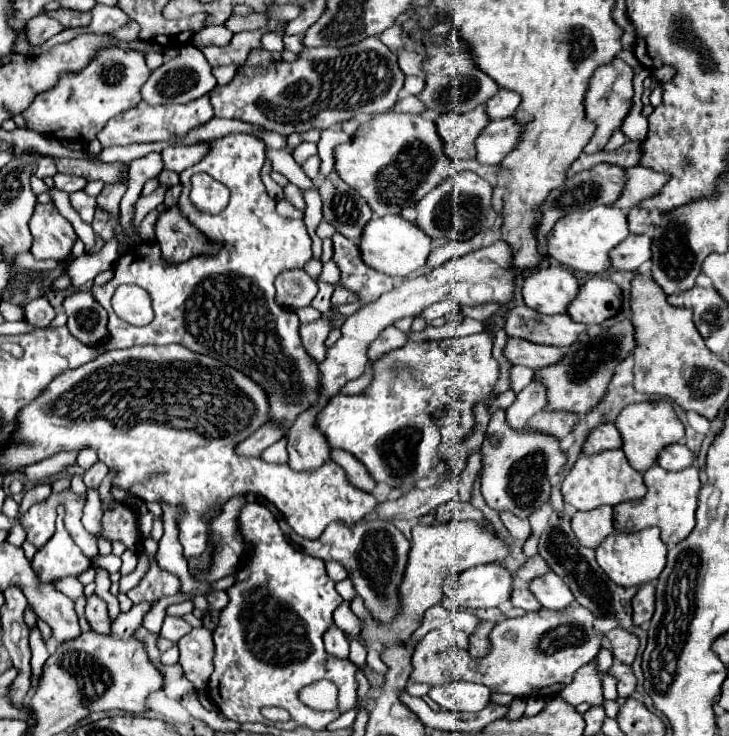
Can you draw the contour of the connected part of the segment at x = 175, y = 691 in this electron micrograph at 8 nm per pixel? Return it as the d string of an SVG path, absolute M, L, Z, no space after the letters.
M158 663L156 667L158 667L158 671L160 671L162 677L164 677L162 691L164 691L168 697L180 699L182 695L186 695L188 691L194 689L194 685L182 675L184 671L182 671L182 667L180 667L178 663L176 663L176 665L162 665L162 663Z

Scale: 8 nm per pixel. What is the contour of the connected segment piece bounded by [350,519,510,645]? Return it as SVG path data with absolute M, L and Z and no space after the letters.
M448 521L448 523L434 523L434 525L412 525L412 549L410 549L410 559L406 565L406 575L400 585L400 599L402 599L402 609L398 613L398 619L394 619L392 625L382 625L376 623L370 613L366 613L364 603L360 597L354 597L350 601L350 609L364 621L364 637L368 643L400 643L410 639L410 635L416 631L420 617L424 611L436 603L440 603L444 595L444 581L460 575L462 571L492 563L492 561L502 561L510 555L510 545L496 535L492 525L488 521Z

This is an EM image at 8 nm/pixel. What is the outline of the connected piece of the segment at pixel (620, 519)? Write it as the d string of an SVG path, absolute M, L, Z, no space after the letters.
M660 465L650 467L650 471L644 473L644 485L648 487L648 493L640 501L626 501L614 507L614 527L616 531L622 533L632 533L632 531L642 531L646 527L660 527L662 531L662 541L666 545L676 545L690 531L694 529L694 513L696 513L696 501L698 501L698 491L702 487L698 479L698 469L688 467L682 471L666 471Z

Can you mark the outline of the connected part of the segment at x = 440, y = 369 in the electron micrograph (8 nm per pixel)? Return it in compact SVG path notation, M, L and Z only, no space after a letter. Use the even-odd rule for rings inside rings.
M482 331L468 337L440 339L426 343L406 343L402 349L390 351L372 365L374 379L370 387L360 395L336 393L316 415L314 427L326 437L328 445L352 453L376 483L386 483L388 487L398 487L402 491L412 489L422 477L428 477L440 463L440 445L442 441L448 448L468 439L474 433L474 405L484 403L492 405L496 399L494 385L498 381L498 361L492 357L492 337ZM446 427L452 433L452 442L442 439Z

